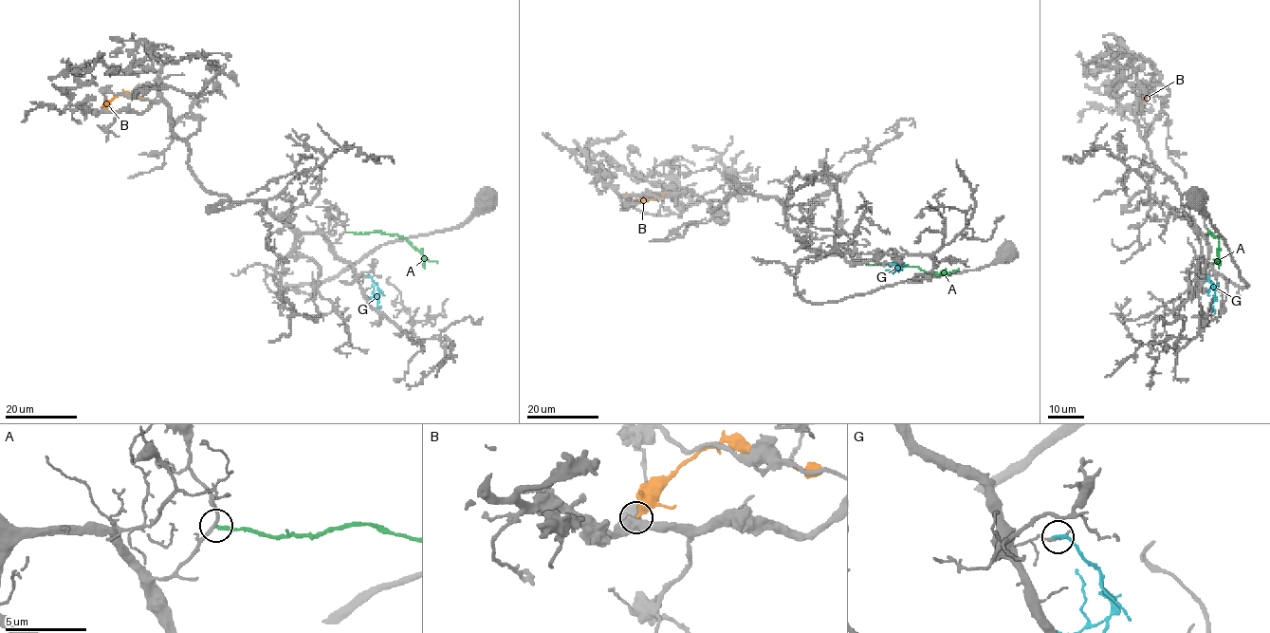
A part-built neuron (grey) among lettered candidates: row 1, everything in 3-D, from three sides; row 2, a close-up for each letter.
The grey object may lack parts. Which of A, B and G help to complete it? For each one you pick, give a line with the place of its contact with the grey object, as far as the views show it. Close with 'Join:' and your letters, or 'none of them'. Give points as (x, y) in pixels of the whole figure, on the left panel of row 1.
Join: none of them

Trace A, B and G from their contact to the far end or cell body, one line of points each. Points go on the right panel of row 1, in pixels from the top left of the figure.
A: (1209, 232), (1218, 239), (1218, 258), (1214, 263)
B: (1141, 109), (1145, 92), (1141, 99), (1138, 98)
G: (1207, 277), (1214, 291), (1212, 308), (1215, 314)

